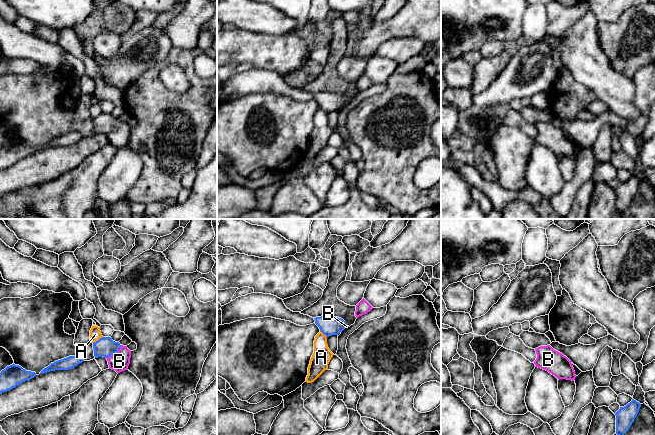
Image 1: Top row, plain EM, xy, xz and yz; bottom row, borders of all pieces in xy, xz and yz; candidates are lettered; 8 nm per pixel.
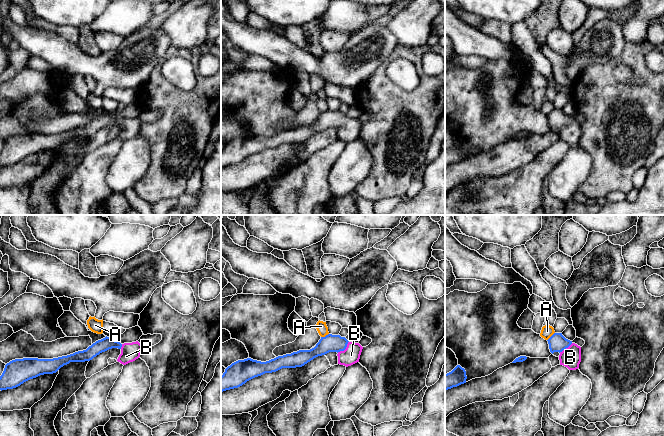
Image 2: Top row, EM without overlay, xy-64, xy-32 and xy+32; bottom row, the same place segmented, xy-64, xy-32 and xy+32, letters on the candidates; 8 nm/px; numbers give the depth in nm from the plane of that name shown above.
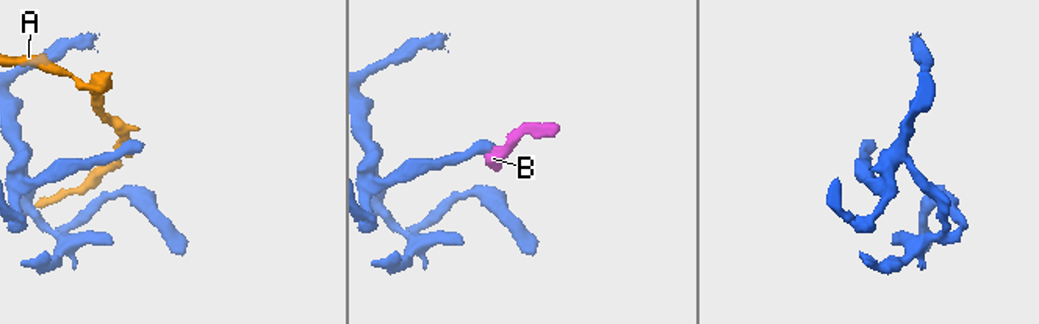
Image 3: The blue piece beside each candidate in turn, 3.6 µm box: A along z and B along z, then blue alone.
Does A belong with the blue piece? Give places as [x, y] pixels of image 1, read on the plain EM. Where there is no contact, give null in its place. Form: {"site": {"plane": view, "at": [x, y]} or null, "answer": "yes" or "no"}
{"site": {"plane": "xy", "at": [98, 116]}, "answer": "no"}

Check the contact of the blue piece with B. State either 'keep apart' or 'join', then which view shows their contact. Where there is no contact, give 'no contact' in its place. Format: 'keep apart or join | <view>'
join | xy

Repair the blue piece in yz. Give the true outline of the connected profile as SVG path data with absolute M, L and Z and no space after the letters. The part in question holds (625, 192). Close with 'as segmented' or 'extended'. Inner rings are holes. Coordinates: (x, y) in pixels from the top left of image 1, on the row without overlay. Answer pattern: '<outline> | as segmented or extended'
M632 175L630 179L624 183L620 183L620 185L615 189L616 210L618 212L622 214L624 210L629 206L639 188L640 183L641 180Z | as segmented

